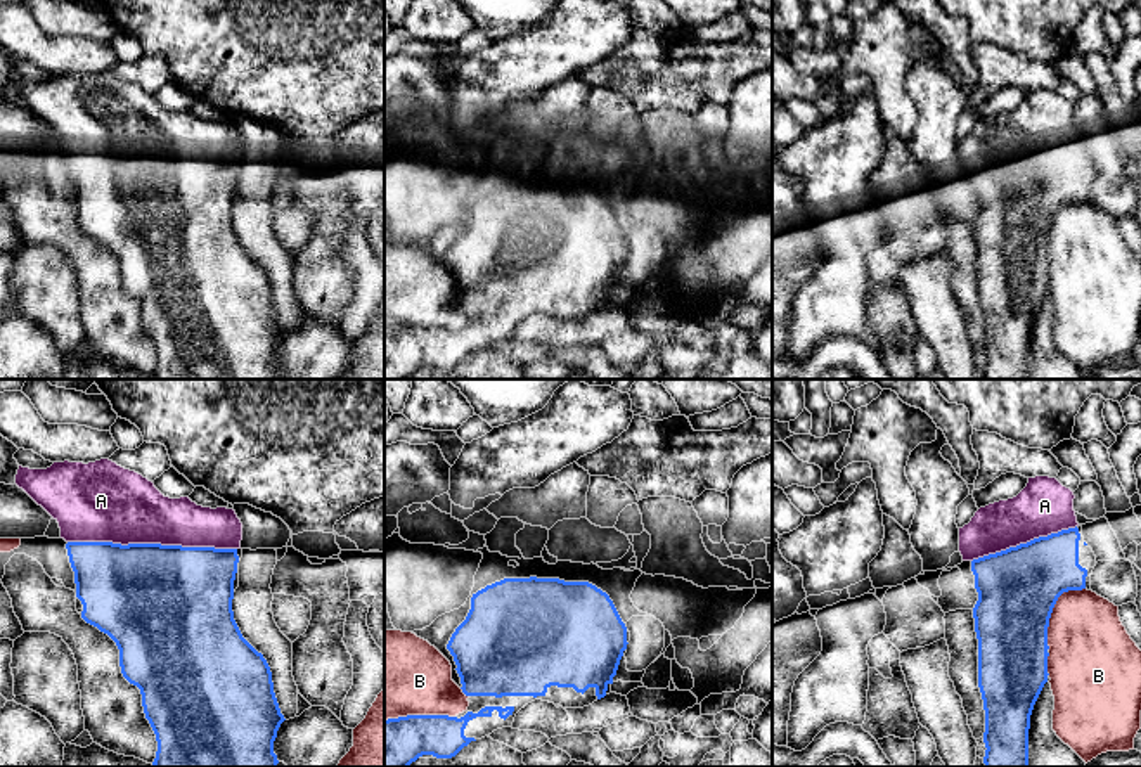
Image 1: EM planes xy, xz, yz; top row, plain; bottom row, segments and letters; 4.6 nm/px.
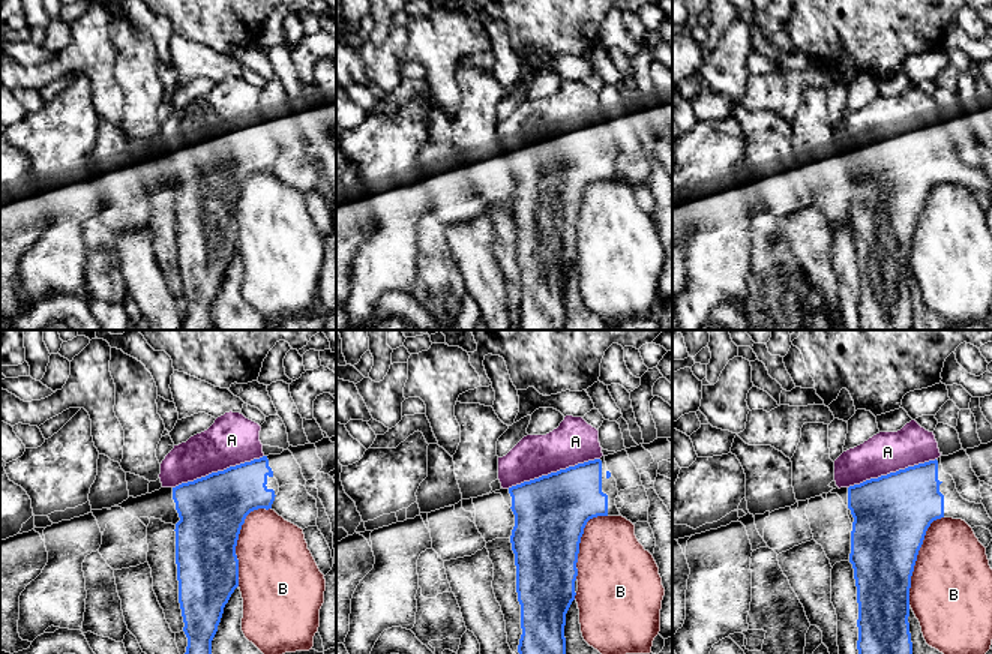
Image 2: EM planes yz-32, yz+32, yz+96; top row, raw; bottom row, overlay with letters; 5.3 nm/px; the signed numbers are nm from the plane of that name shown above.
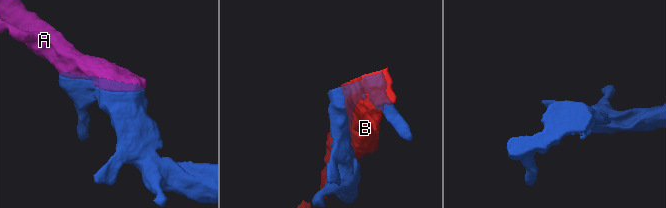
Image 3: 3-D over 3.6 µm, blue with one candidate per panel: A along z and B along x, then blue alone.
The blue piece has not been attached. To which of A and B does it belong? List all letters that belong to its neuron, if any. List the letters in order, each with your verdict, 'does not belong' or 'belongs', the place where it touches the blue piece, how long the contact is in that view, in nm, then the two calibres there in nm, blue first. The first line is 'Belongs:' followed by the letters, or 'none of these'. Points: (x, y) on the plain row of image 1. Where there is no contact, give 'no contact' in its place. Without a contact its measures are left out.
Belongs: A
A: belongs; contact xy (153, 156); length 800 nm; calibres 500 and 340 nm
B: does not belong; contact yz (1051, 222); length 340 nm; calibres 380 and 380 nm

